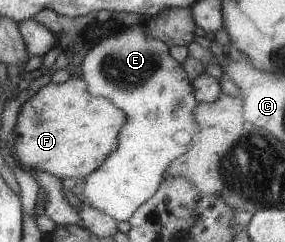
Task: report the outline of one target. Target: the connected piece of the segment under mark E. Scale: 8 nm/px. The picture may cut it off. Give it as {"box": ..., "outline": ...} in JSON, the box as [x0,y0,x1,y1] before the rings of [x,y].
{"box":[79,24,201,221],"outline":[[[133,24],[117,27],[112,34],[92,43],[81,63],[79,71],[86,80],[90,94],[110,99],[126,115],[126,125],[119,134],[117,149],[111,151],[93,174],[84,178],[83,192],[79,195],[80,202],[89,203],[91,207],[109,214],[117,221],[128,221],[139,206],[162,186],[171,163],[191,149],[193,139],[201,129],[196,118],[199,103],[193,81],[185,73],[184,67],[169,54],[169,48],[163,41],[149,39],[146,28]]]}

